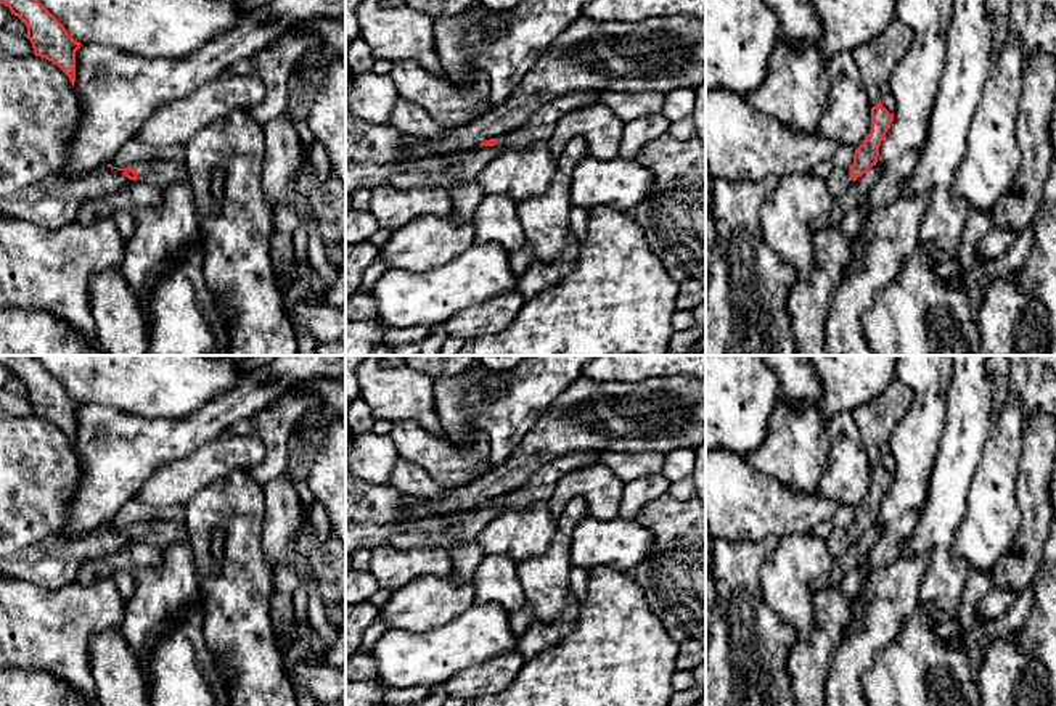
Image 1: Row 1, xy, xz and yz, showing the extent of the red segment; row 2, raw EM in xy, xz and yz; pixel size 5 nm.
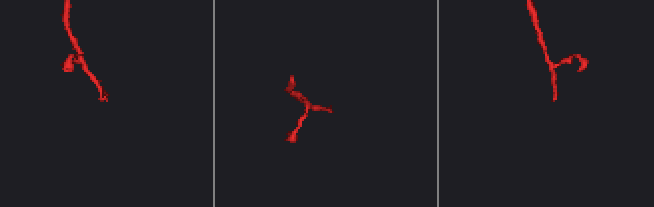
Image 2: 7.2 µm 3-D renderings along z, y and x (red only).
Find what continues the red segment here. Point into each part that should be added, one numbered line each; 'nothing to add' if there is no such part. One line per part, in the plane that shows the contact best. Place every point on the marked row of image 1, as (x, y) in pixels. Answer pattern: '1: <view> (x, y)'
1: xy (161, 172)

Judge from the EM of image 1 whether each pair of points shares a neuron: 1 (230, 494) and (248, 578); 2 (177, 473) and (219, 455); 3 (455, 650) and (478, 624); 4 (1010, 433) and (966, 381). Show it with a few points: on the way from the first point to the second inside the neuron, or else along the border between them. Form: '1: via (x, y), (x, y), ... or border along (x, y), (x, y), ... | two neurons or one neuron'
1: via (240, 515), (243, 557) | one neuron
2: via (187, 473), (195, 473), (209, 463) | one neuron
3: via (462, 644), (474, 631) | one neuron
4: border along (994, 423), (979, 459) | two neurons

